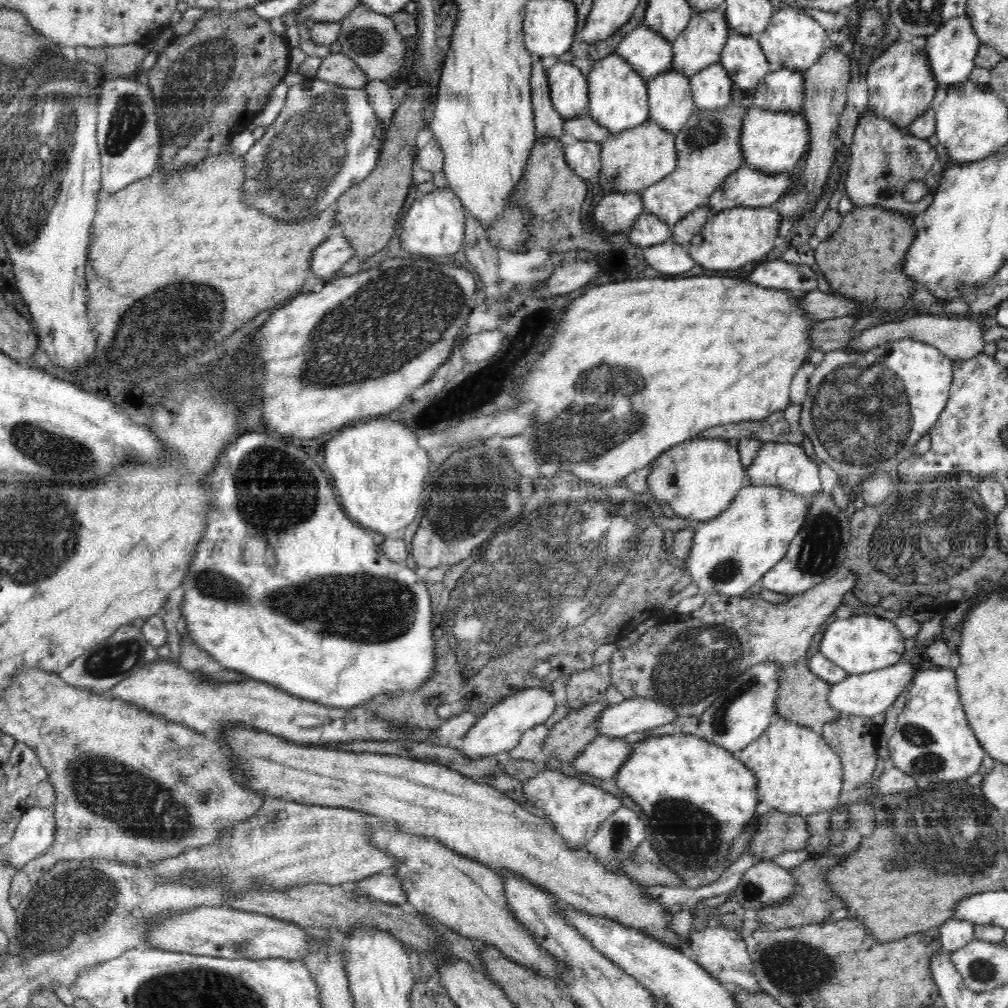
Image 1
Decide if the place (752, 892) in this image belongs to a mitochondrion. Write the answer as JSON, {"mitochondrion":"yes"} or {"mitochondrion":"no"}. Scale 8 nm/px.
{"mitochondrion":"yes"}

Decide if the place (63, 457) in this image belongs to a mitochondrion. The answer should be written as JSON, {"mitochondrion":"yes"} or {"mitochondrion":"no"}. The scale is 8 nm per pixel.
{"mitochondrion":"yes"}

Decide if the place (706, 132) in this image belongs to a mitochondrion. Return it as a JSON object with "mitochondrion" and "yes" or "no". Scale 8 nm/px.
{"mitochondrion":"yes"}

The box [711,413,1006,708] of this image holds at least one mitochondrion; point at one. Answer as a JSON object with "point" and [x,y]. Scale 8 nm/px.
{"point":[931,544]}

